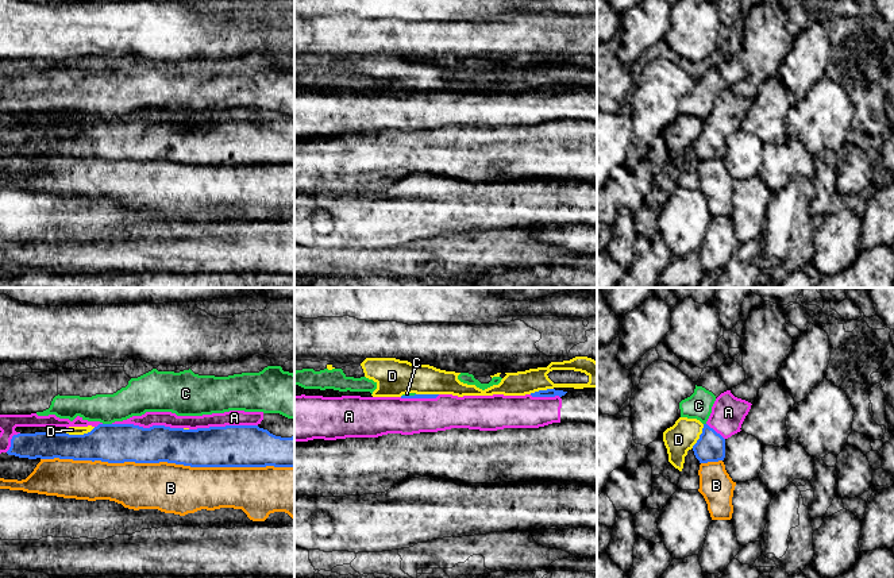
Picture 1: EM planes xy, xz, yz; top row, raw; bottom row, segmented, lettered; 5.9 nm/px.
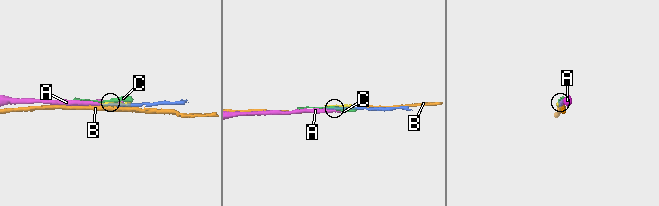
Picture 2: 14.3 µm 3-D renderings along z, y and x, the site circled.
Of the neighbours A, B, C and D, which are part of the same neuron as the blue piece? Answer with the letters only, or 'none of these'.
A

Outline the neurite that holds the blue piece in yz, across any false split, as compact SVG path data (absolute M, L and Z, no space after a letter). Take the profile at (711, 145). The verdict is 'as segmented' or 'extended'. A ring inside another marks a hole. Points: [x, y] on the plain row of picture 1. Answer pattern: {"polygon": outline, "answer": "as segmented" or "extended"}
{"polygon": "M731 88L721 90L716 96L702 131L693 143L700 161L724 158L725 138L741 128L741 122L751 103L751 100L735 95Z", "answer": "extended"}

